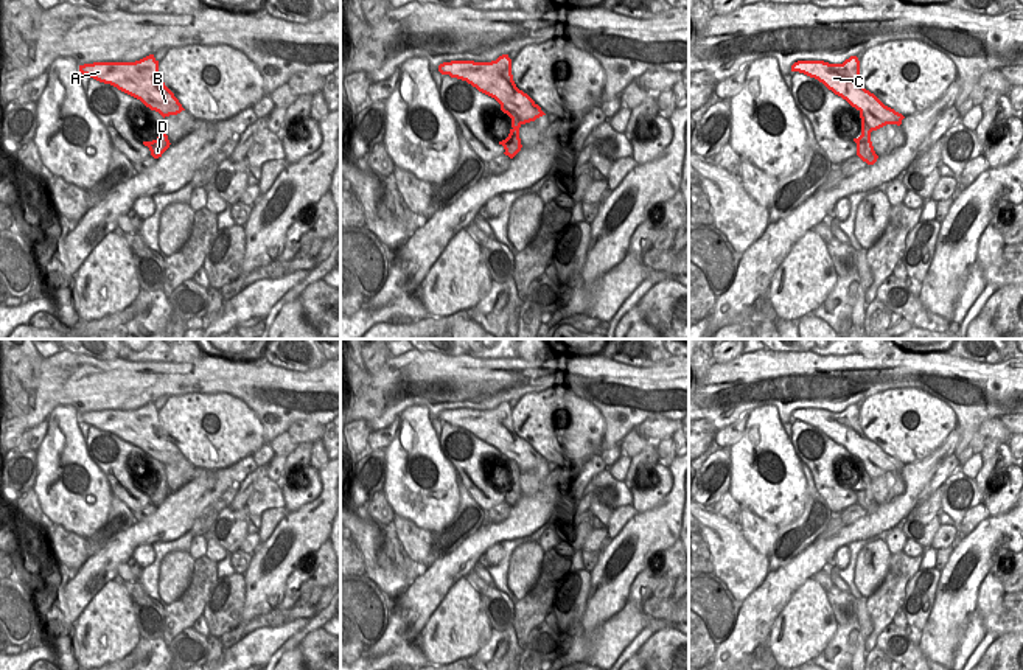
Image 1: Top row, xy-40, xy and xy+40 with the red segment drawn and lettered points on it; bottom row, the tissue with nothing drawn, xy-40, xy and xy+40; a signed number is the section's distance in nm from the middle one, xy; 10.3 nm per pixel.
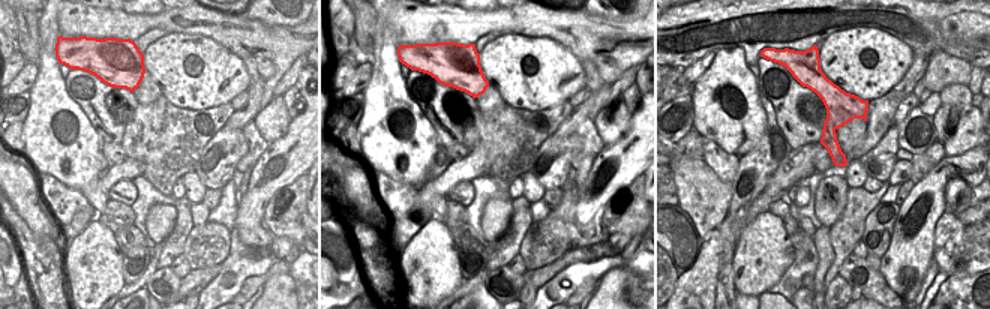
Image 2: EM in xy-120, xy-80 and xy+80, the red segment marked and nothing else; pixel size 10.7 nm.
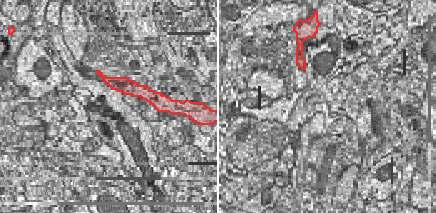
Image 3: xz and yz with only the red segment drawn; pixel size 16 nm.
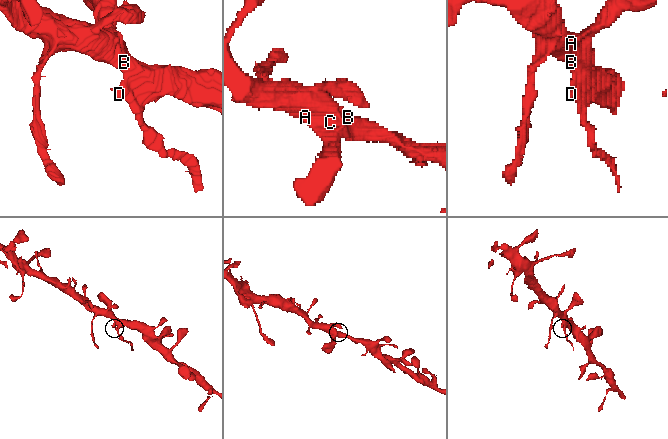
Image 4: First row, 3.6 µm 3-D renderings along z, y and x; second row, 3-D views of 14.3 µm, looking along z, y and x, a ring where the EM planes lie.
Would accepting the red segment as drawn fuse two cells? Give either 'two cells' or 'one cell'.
two cells

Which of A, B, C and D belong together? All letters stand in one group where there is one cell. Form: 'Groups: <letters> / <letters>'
Groups: A B C / D.

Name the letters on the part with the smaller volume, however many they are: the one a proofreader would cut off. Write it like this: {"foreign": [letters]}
{"foreign": ["D"]}

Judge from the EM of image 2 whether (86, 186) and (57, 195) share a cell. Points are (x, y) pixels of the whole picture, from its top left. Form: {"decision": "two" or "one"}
{"decision": "two"}

